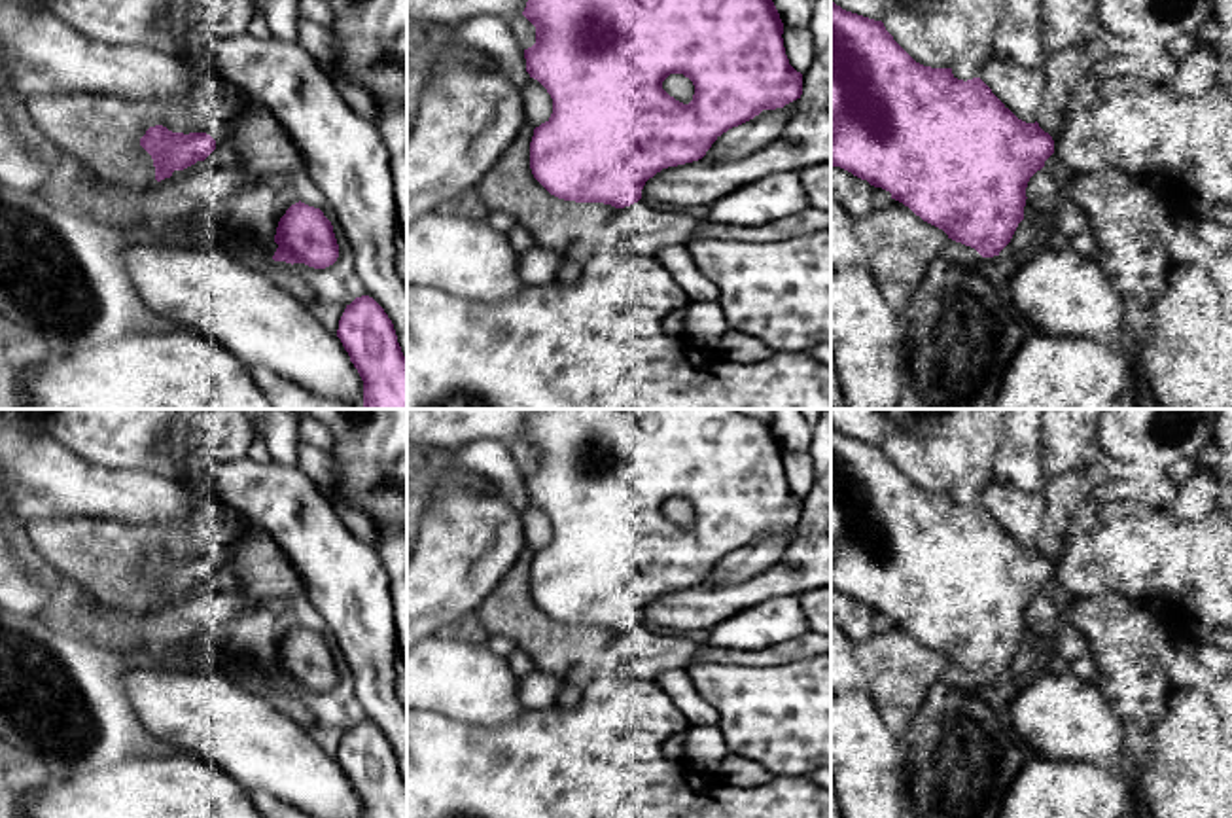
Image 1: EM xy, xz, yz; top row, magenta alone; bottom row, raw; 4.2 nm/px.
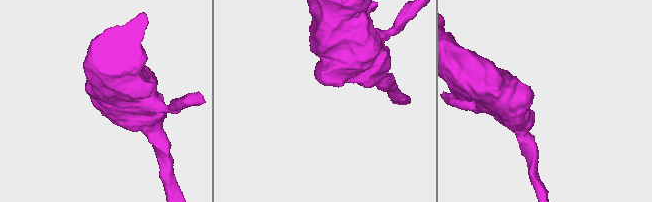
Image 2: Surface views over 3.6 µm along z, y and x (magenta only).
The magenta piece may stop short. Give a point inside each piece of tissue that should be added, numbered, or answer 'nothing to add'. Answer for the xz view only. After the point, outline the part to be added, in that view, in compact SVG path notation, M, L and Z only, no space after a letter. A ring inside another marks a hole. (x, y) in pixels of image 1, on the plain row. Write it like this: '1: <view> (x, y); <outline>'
nothing to add

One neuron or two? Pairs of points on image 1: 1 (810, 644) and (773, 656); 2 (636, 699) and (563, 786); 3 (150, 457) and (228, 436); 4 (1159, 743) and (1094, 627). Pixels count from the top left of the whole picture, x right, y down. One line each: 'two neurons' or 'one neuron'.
1: one neuron
2: one neuron
3: one neuron
4: two neurons

